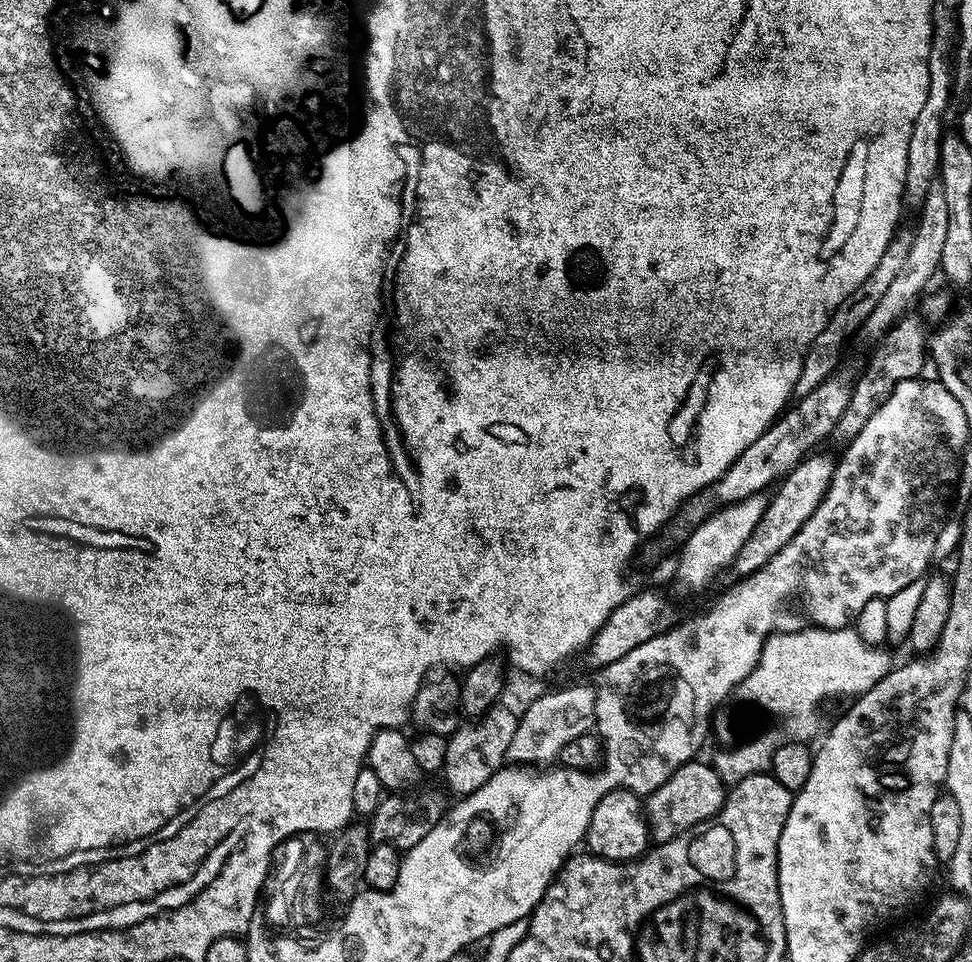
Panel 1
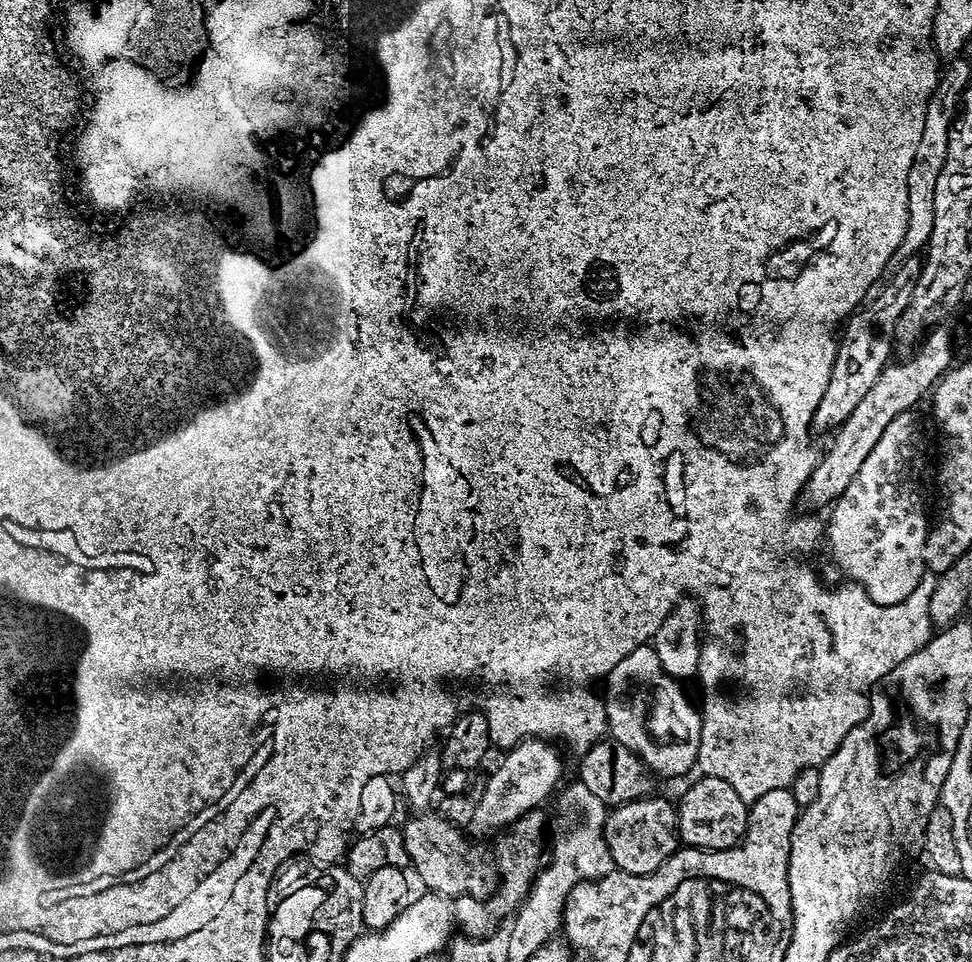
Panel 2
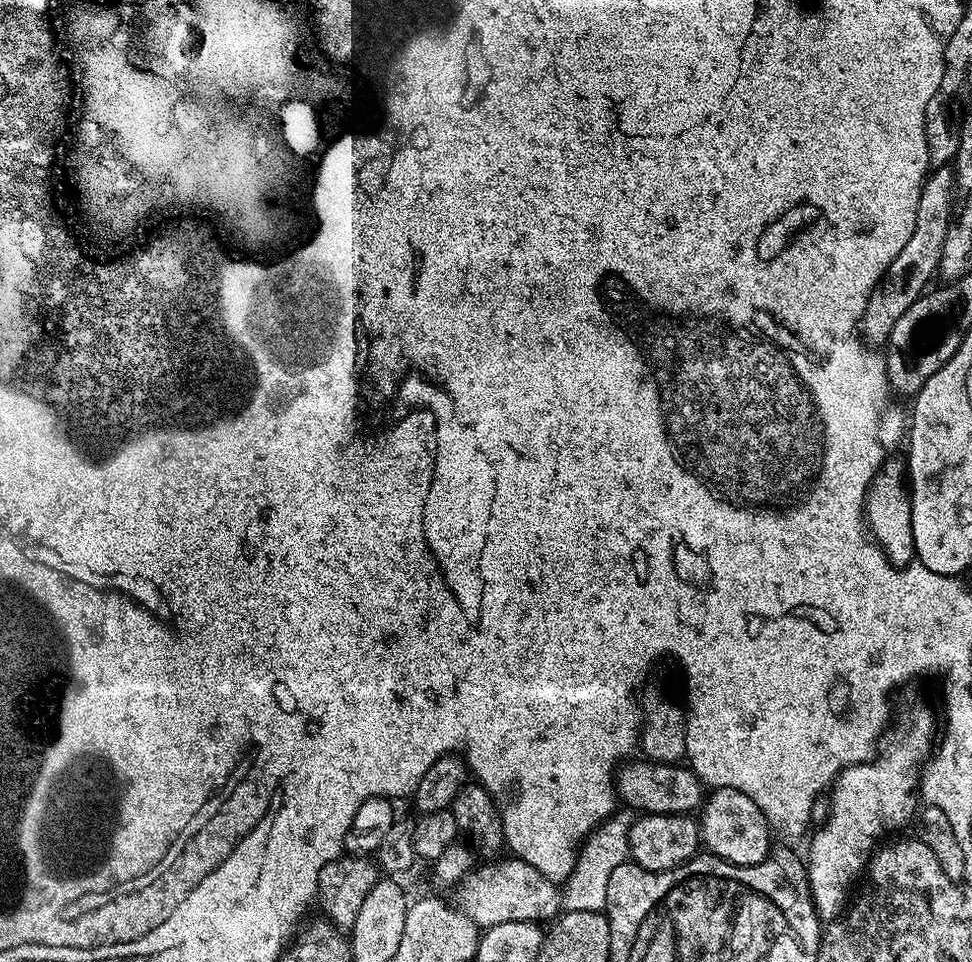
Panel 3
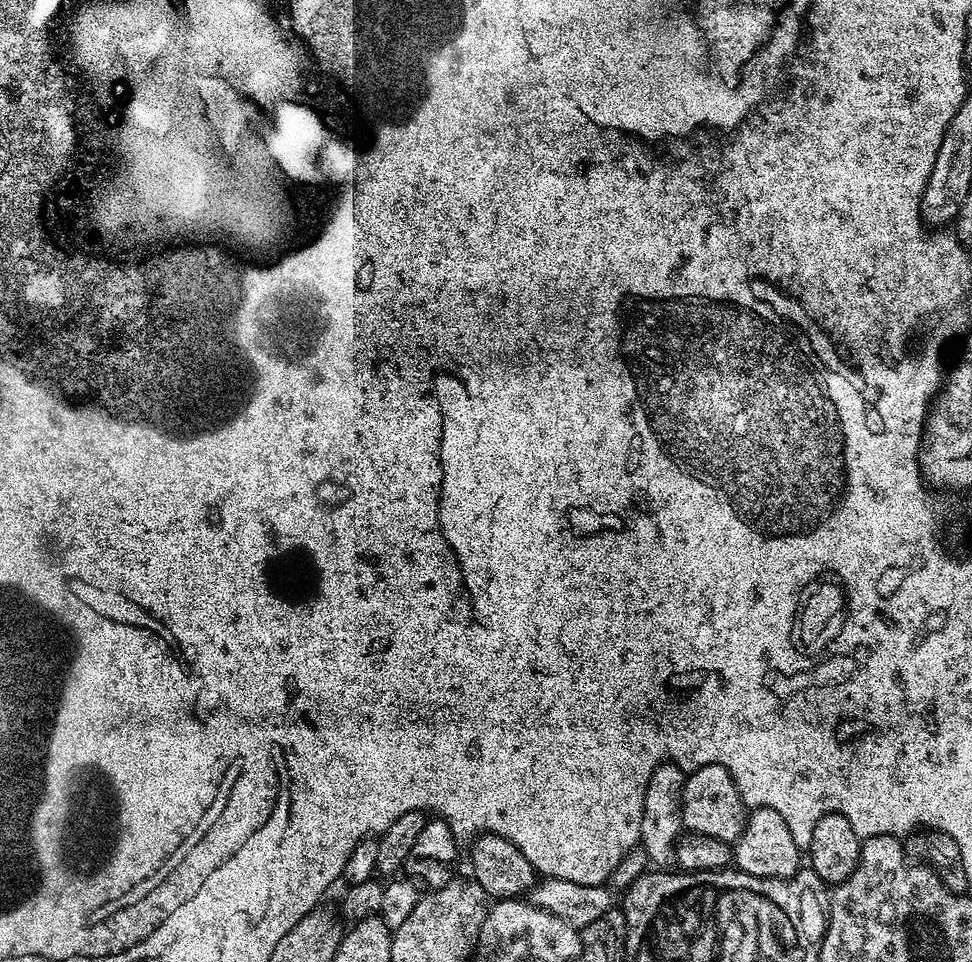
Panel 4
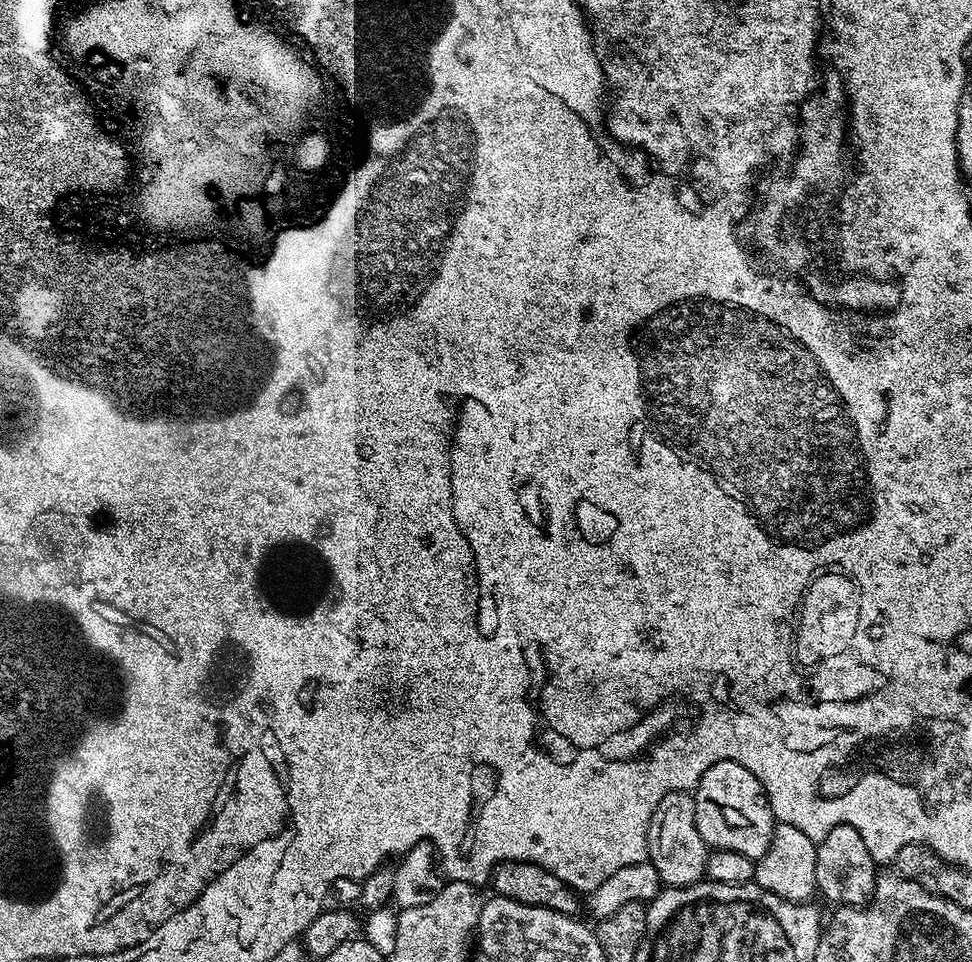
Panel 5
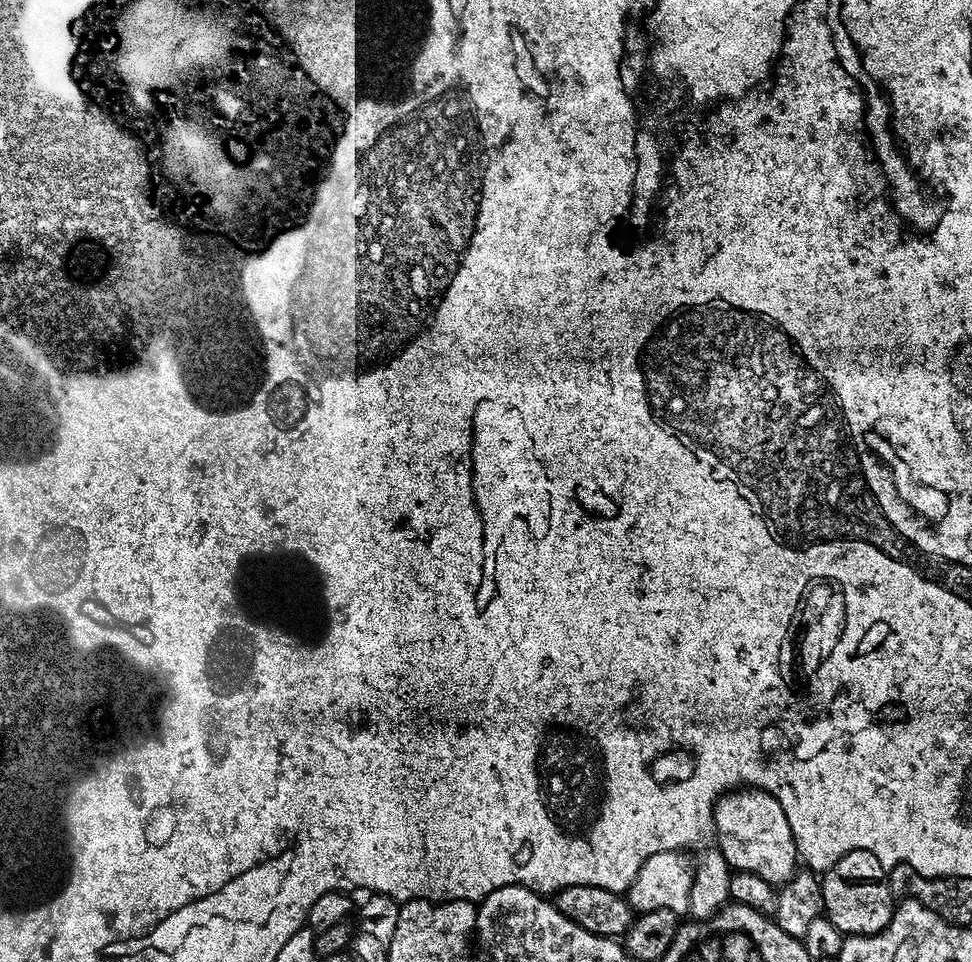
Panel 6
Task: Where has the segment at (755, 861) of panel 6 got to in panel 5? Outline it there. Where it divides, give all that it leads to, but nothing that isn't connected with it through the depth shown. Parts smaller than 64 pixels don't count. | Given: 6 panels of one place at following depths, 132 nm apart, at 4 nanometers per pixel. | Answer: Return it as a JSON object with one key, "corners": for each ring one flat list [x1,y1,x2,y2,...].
{"corners":[[718,762,702,774,694,789,698,834,702,834,709,849,733,851,758,861,770,850,772,836,776,833,777,819,764,793,762,782,738,762]]}

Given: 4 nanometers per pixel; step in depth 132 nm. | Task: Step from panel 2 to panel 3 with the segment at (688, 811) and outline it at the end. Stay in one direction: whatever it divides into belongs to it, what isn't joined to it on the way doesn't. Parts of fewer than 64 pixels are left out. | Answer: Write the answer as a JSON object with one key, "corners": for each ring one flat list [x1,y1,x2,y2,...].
{"corners":[[733,788,709,791,699,813,698,823,703,847,719,860,753,868,755,864,763,862,774,847,773,829,764,811,753,800,746,798,746,794]]}

